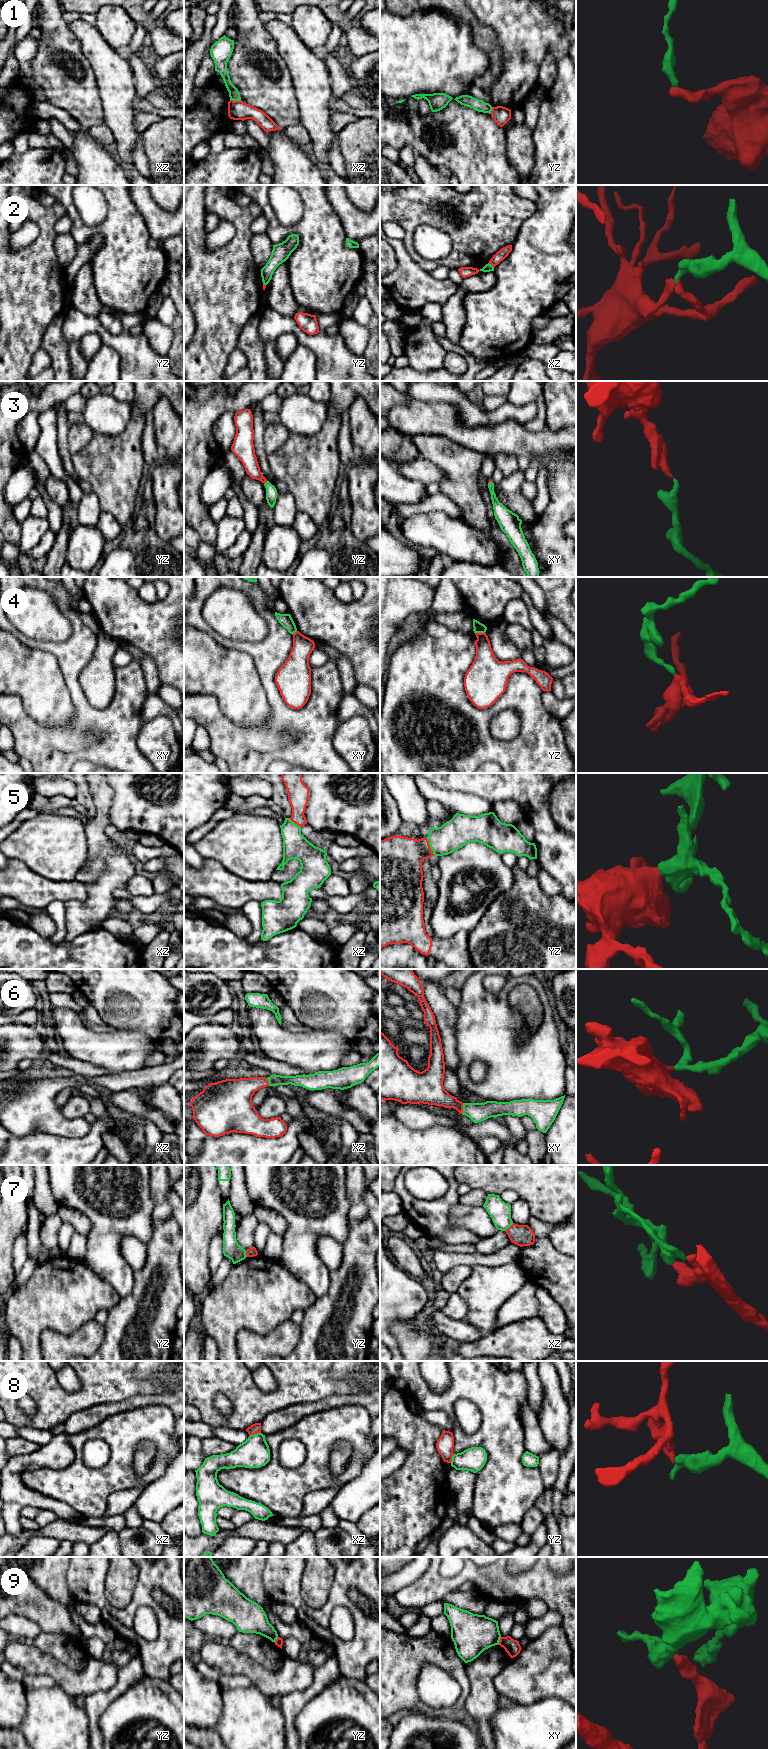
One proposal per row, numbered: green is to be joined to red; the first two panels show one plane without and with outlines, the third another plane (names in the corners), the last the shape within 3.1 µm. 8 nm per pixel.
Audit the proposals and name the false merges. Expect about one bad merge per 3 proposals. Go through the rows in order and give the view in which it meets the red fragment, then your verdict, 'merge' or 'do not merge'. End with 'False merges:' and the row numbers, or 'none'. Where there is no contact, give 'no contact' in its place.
1: meets red in xz; do not merge
2: meets red in xz; do not merge
3: meets red in yz; merge
4: meets red in yz; do not merge
5: meets red in yz; merge
6: meets red in xy; merge
7: meets red in xz; do not merge
8: meets red in xz; do not merge
9: meets red in xy; do not merge
False merges: 1, 2, 4, 7, 8, 9

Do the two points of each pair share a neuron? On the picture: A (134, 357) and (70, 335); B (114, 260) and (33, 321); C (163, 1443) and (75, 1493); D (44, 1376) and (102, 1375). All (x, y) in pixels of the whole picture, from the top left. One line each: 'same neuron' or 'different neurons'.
A: same neuron
B: different neurons
C: same neuron
D: same neuron

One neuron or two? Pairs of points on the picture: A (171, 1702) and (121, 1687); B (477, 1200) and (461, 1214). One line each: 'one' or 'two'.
A: two
B: two

